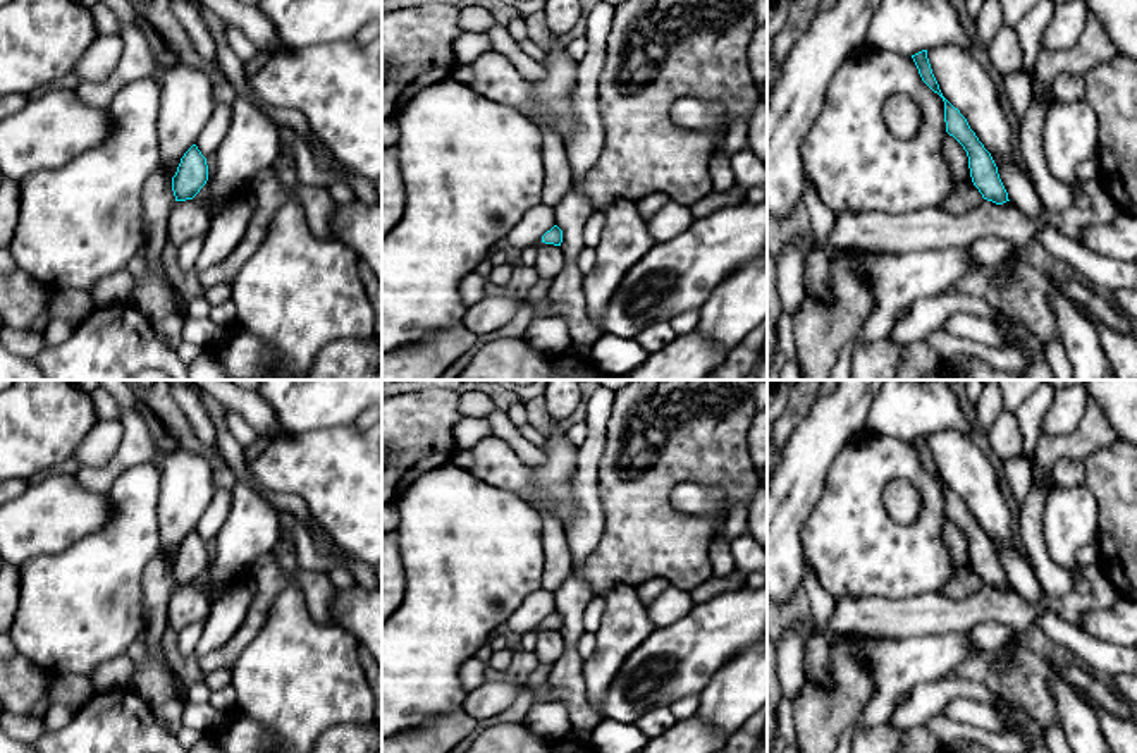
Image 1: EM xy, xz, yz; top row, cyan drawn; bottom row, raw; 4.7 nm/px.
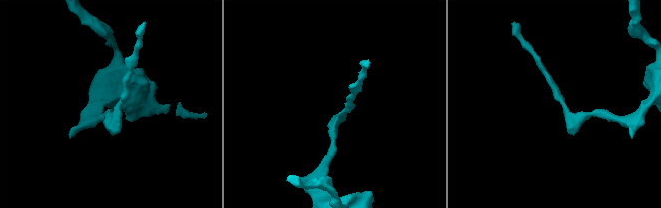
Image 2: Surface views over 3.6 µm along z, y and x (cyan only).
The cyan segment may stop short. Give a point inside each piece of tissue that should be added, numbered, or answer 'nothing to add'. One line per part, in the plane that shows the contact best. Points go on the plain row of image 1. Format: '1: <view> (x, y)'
nothing to add

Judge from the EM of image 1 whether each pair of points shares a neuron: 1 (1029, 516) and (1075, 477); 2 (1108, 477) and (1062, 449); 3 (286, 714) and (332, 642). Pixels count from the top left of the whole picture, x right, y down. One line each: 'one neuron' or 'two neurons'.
1: two neurons
2: two neurons
3: one neuron

